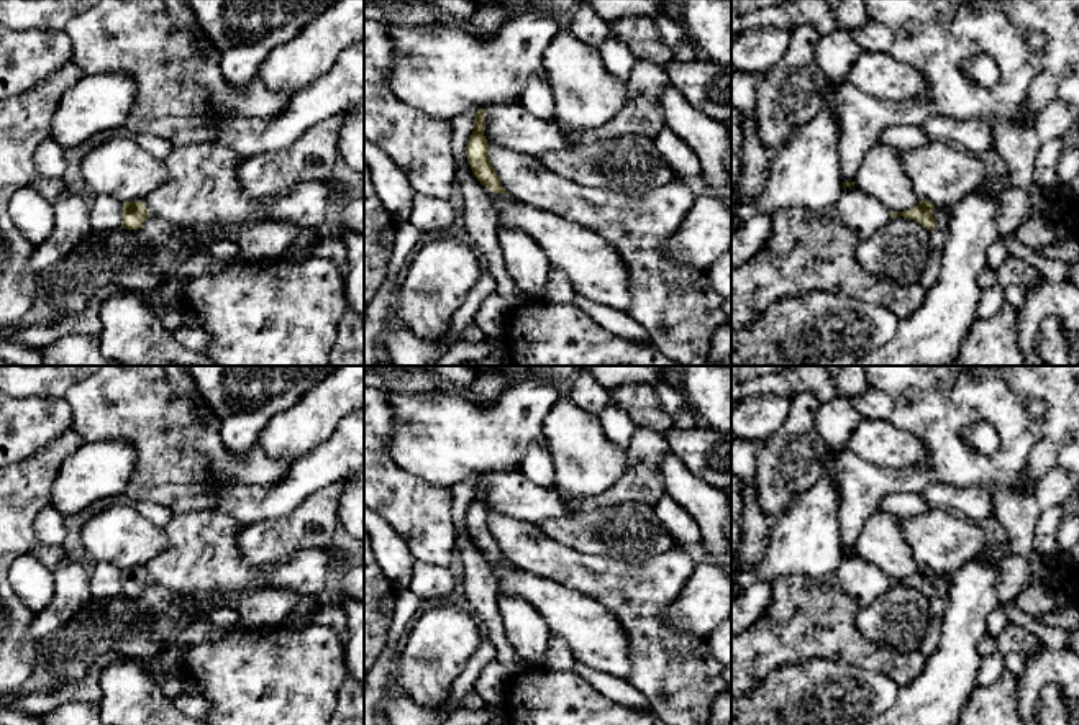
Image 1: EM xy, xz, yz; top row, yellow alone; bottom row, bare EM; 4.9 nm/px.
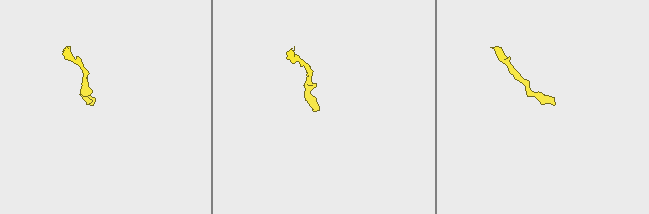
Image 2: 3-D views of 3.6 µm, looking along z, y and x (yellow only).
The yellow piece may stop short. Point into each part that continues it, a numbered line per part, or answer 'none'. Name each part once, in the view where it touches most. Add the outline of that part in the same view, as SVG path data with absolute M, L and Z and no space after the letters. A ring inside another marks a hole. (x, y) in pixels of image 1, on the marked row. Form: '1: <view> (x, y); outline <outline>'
1: yz (942, 215); outline M935 207L933 218L935 218L935 230L946 228L949 221L949 212L946 208Z

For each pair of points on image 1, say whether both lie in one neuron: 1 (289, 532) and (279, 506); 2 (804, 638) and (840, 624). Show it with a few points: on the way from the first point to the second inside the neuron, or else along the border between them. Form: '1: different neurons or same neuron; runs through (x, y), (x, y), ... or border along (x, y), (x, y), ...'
1: different neurons; border along (314, 492), (284, 515), (261, 519), (246, 525)
2: same neuron; runs through (812, 630), (819, 624), (832, 624)

